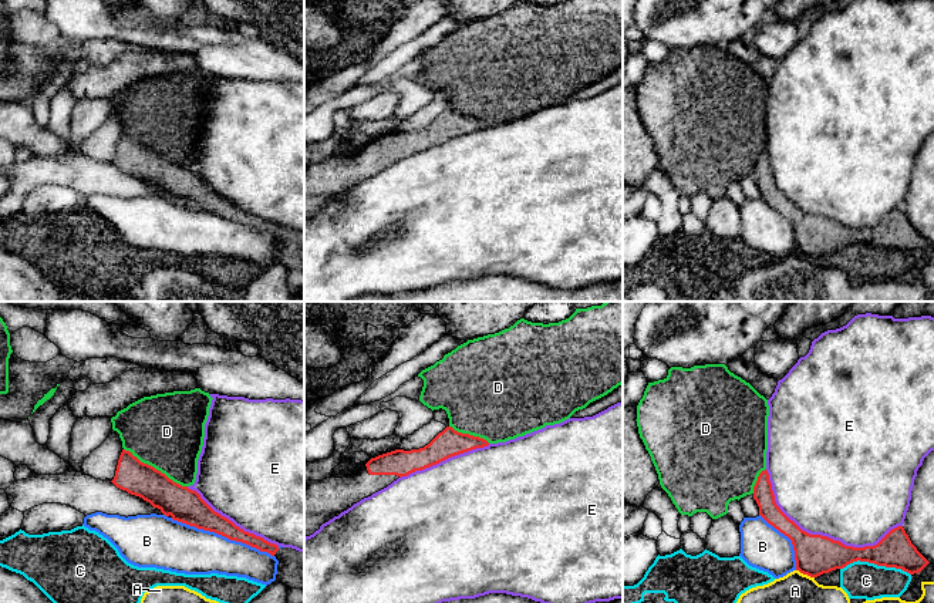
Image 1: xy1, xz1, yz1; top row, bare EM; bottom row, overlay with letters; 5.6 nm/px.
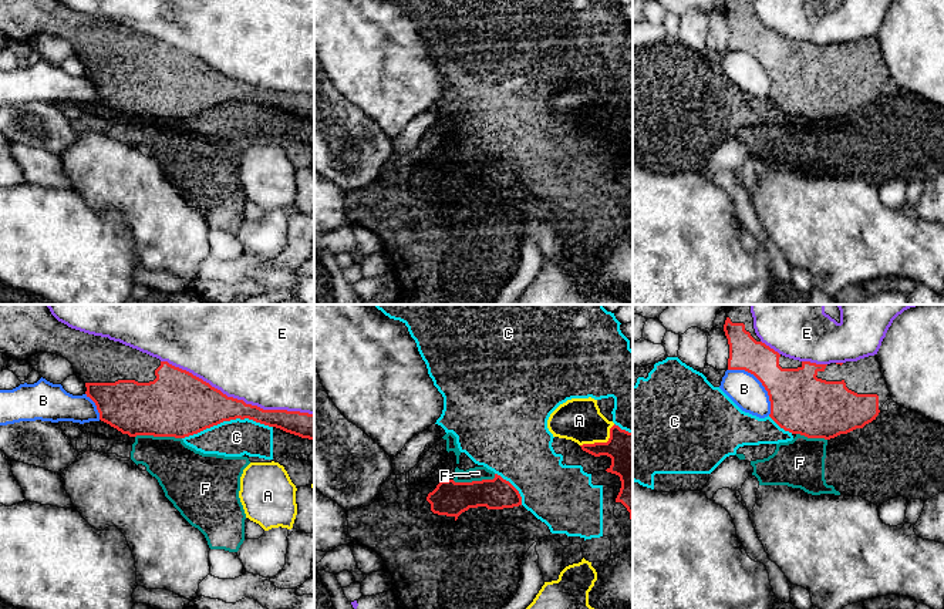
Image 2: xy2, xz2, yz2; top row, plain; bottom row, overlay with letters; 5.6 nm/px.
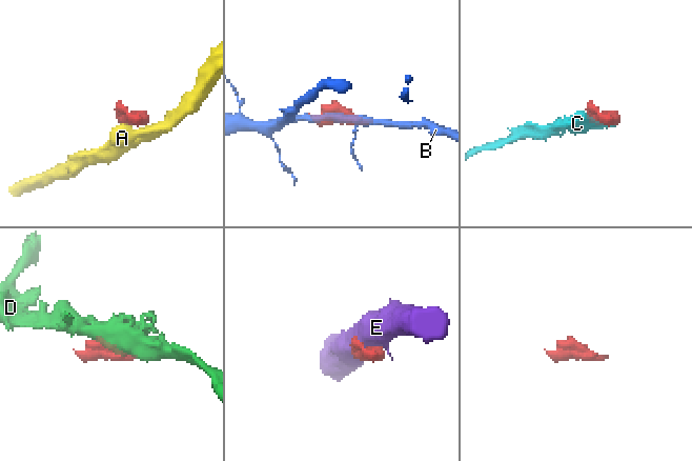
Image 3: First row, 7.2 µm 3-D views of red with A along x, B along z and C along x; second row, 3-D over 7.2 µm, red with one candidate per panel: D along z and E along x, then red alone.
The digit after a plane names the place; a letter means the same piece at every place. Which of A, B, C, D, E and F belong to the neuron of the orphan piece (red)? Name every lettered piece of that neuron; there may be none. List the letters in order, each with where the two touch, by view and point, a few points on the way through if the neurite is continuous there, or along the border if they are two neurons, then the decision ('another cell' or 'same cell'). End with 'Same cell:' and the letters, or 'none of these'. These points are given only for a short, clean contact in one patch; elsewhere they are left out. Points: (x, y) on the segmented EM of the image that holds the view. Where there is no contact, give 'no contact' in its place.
A: contact xz2 (602, 443); border xz2 (614, 424), (606, 441), (583, 443), (580, 446); another cell
B: contact xy1 (222, 535); another cell
C: contact xy2 (226, 420); another cell
D: contact xy1 (154, 468); another cell
E: contact yz1 (820, 535); another cell
F: contact xy2 (158, 436); border xy2 (135, 436), (174, 436), (181, 438); another cell
Same cell: none of these

